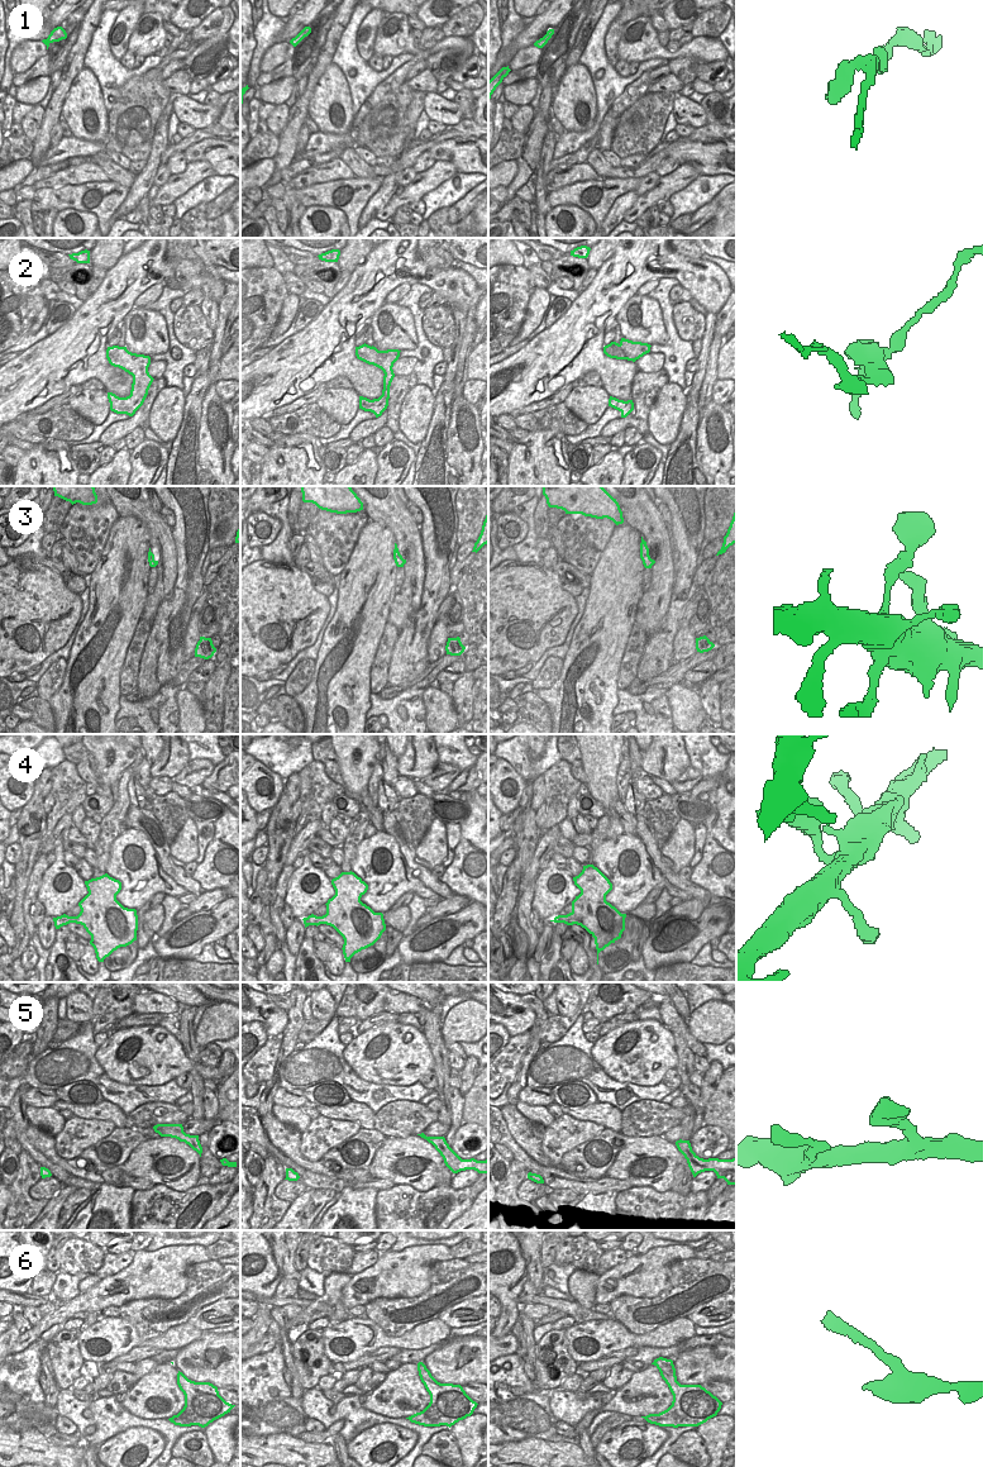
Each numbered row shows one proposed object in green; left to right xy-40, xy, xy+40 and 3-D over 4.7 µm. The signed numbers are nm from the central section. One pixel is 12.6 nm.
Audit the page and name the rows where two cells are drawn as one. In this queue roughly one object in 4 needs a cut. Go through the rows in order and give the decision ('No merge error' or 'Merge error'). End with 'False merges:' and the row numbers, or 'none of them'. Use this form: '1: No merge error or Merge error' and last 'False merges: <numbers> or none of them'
1: No merge error
2: Merge error
3: No merge error
4: No merge error
5: No merge error
6: No merge error
False merges: 2

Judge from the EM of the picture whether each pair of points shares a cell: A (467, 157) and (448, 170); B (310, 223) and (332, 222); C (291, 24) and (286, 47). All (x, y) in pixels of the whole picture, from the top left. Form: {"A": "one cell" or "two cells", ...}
{"A": "two cells", "B": "one cell", "C": "two cells"}

